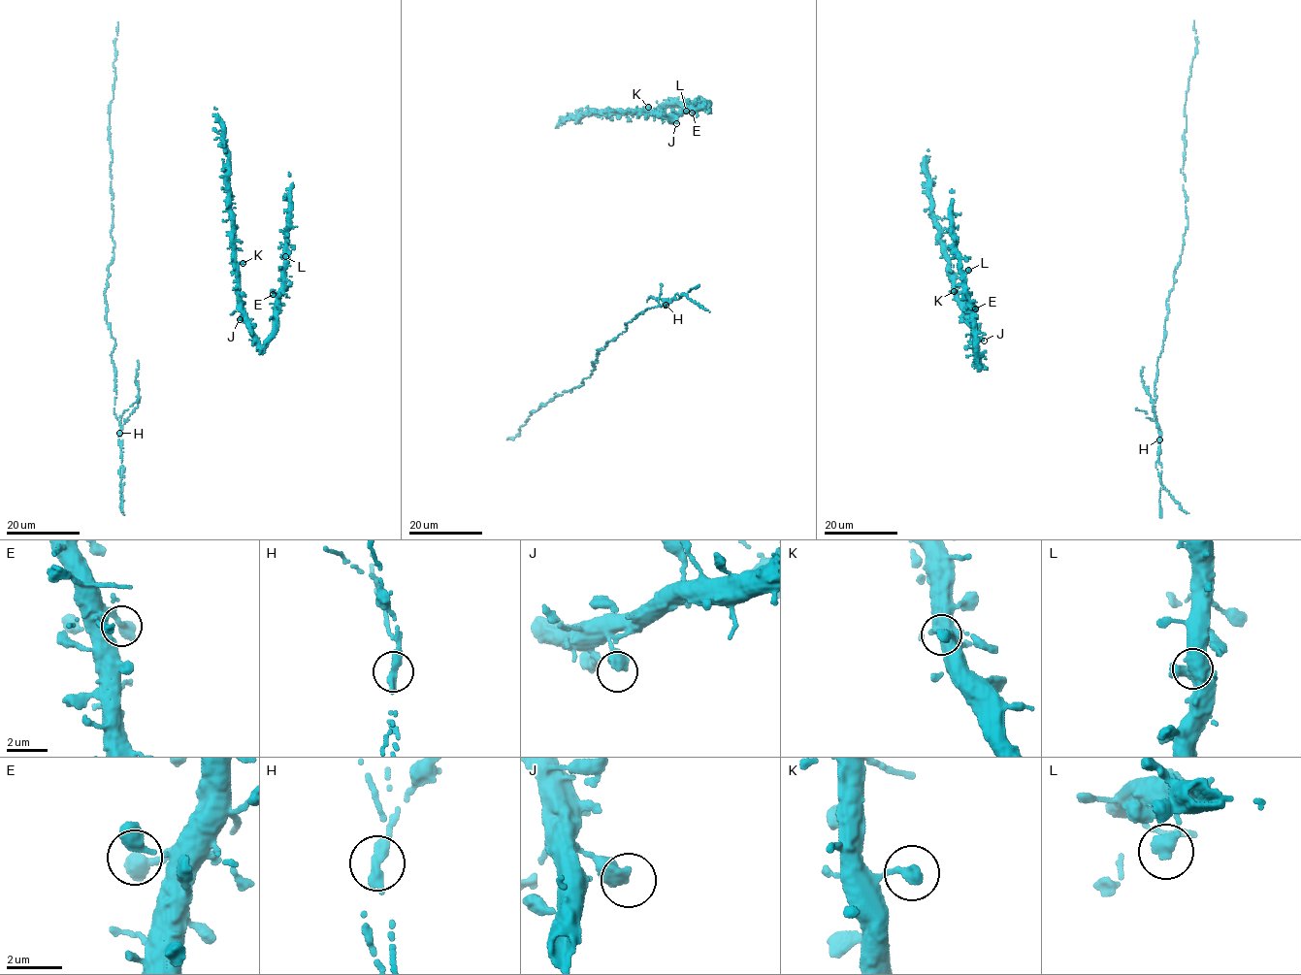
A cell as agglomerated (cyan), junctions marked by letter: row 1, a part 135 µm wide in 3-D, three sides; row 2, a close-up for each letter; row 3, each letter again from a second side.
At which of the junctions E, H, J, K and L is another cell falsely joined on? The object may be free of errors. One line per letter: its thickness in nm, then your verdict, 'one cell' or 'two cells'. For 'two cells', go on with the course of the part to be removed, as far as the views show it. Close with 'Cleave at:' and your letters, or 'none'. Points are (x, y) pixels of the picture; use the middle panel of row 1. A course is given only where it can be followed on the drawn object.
E: 550 nm | one cell
H: 550 nm | two cells | (666, 304), (686, 295), (709, 311)
J: 550 nm | one cell
K: 420 nm | one cell
L: 460 nm | one cell
Cleave at: H

